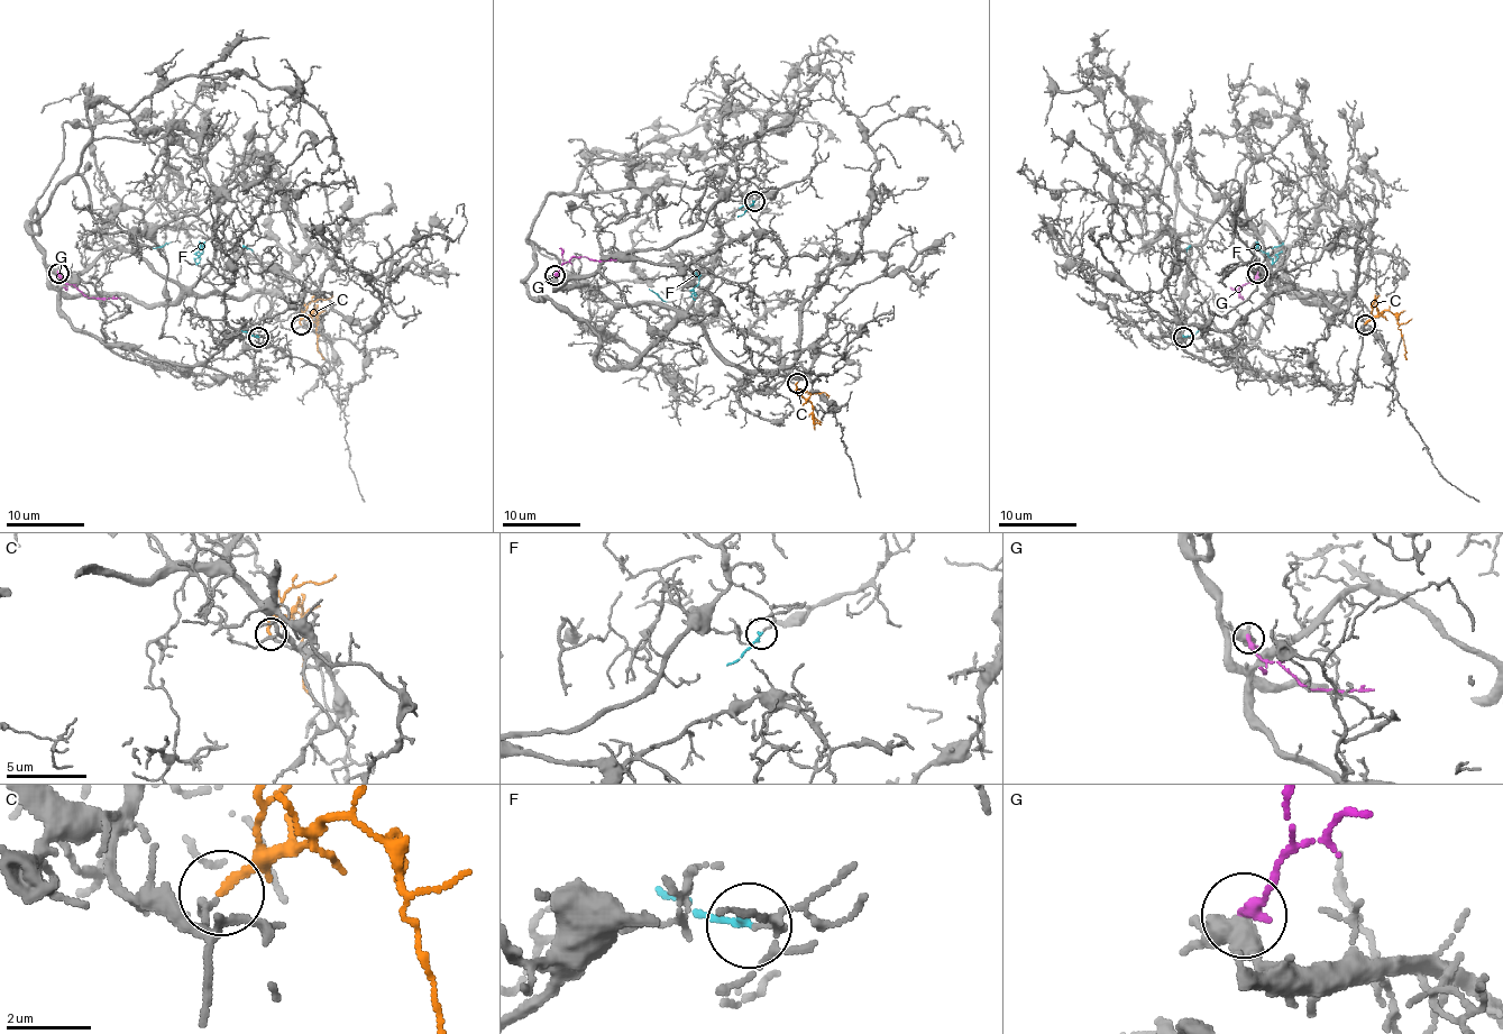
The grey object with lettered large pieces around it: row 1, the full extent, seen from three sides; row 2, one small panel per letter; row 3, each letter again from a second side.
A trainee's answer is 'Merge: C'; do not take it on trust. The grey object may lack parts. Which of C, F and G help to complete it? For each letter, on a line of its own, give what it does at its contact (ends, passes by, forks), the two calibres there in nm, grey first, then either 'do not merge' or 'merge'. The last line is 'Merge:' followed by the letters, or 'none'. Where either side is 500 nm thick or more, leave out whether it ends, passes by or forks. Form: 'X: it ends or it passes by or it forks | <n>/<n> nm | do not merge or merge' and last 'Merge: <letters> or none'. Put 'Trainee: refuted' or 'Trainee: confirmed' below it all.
C: it ends | 130/170 nm | merge
F: it ends | 70/160 nm | do not merge
G: 500/320 nm | do not merge
Merge: C
Trainee: confirmed

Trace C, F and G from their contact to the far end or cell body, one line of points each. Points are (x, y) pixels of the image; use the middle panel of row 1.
C: (797, 383), (797, 389), (812, 406), (812, 420), (819, 424)
F: (753, 202), (697, 272), (699, 276), (738, 208), (748, 203)
G: (555, 276), (575, 256), (615, 258)

